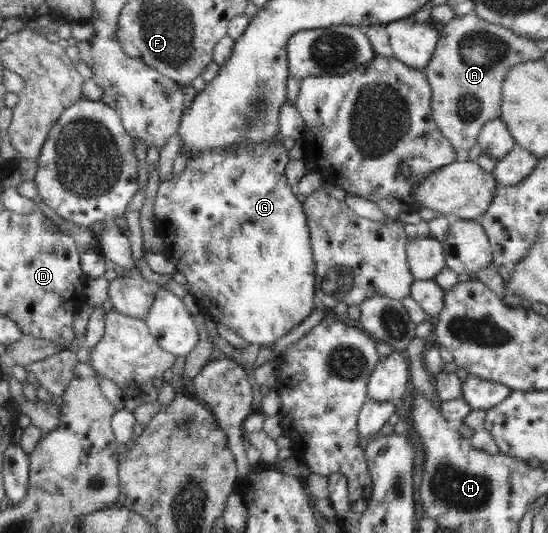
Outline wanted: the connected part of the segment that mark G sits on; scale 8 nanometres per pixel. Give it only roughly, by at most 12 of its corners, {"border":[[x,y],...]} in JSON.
{"border":[[277,138],[201,150],[155,225],[200,310],[266,348],[319,306]]}

